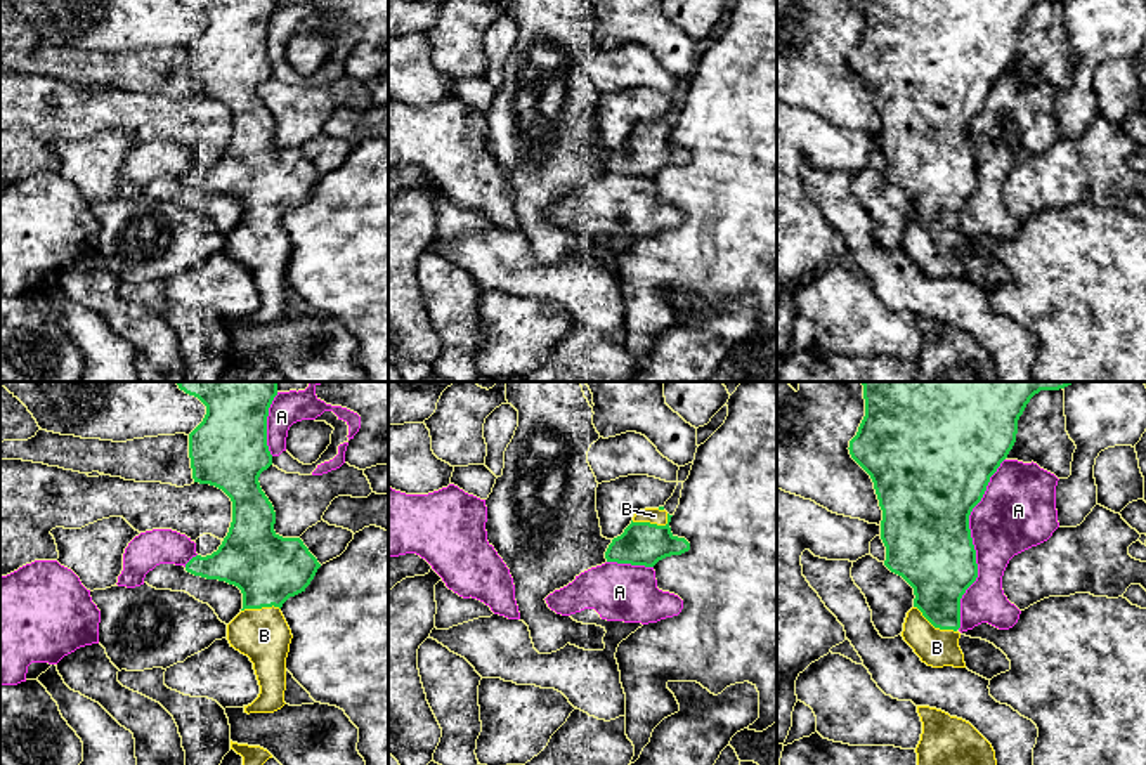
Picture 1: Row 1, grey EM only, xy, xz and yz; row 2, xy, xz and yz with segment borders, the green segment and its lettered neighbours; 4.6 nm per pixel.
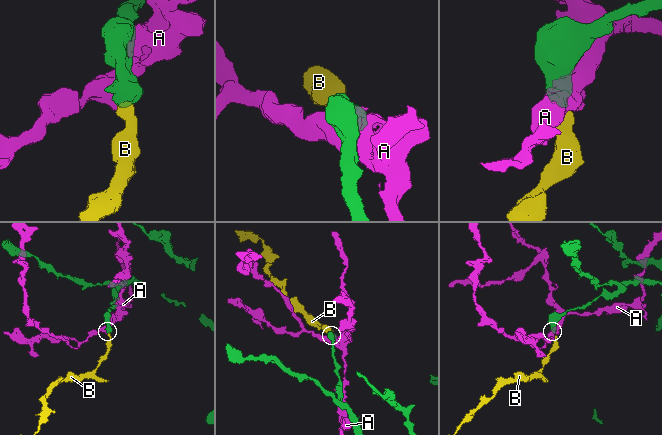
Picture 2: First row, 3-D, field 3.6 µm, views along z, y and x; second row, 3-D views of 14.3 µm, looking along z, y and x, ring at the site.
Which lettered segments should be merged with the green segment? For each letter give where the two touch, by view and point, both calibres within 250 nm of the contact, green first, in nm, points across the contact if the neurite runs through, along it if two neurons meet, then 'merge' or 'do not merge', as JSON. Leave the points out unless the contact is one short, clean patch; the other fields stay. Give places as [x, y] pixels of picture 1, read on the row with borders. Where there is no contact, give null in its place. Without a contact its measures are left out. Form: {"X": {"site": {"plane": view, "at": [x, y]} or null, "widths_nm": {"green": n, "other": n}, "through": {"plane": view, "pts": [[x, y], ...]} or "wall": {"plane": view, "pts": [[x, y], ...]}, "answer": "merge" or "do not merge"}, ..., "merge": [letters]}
{"A": {"site": {"plane": "yz", "at": [971, 543]}, "widths_nm": {"green": 400, "other": 340}, "answer": "do not merge"}, "B": {"site": {"plane": "xz", "at": [652, 524]}, "widths_nm": {"green": 200, "other": 80}, "through": {"plane": "xz", "pts": [[642, 543], [649, 536], [652, 524], [654, 516]]}, "answer": "merge"}, "merge": ["B"]}

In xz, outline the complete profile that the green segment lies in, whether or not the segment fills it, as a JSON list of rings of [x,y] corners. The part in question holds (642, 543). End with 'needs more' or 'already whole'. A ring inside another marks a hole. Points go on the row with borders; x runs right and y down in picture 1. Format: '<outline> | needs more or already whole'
[[[664,507],[636,512],[624,533],[609,545],[607,562],[654,567],[666,557],[688,552],[690,543],[671,533],[671,517]]] | needs more

